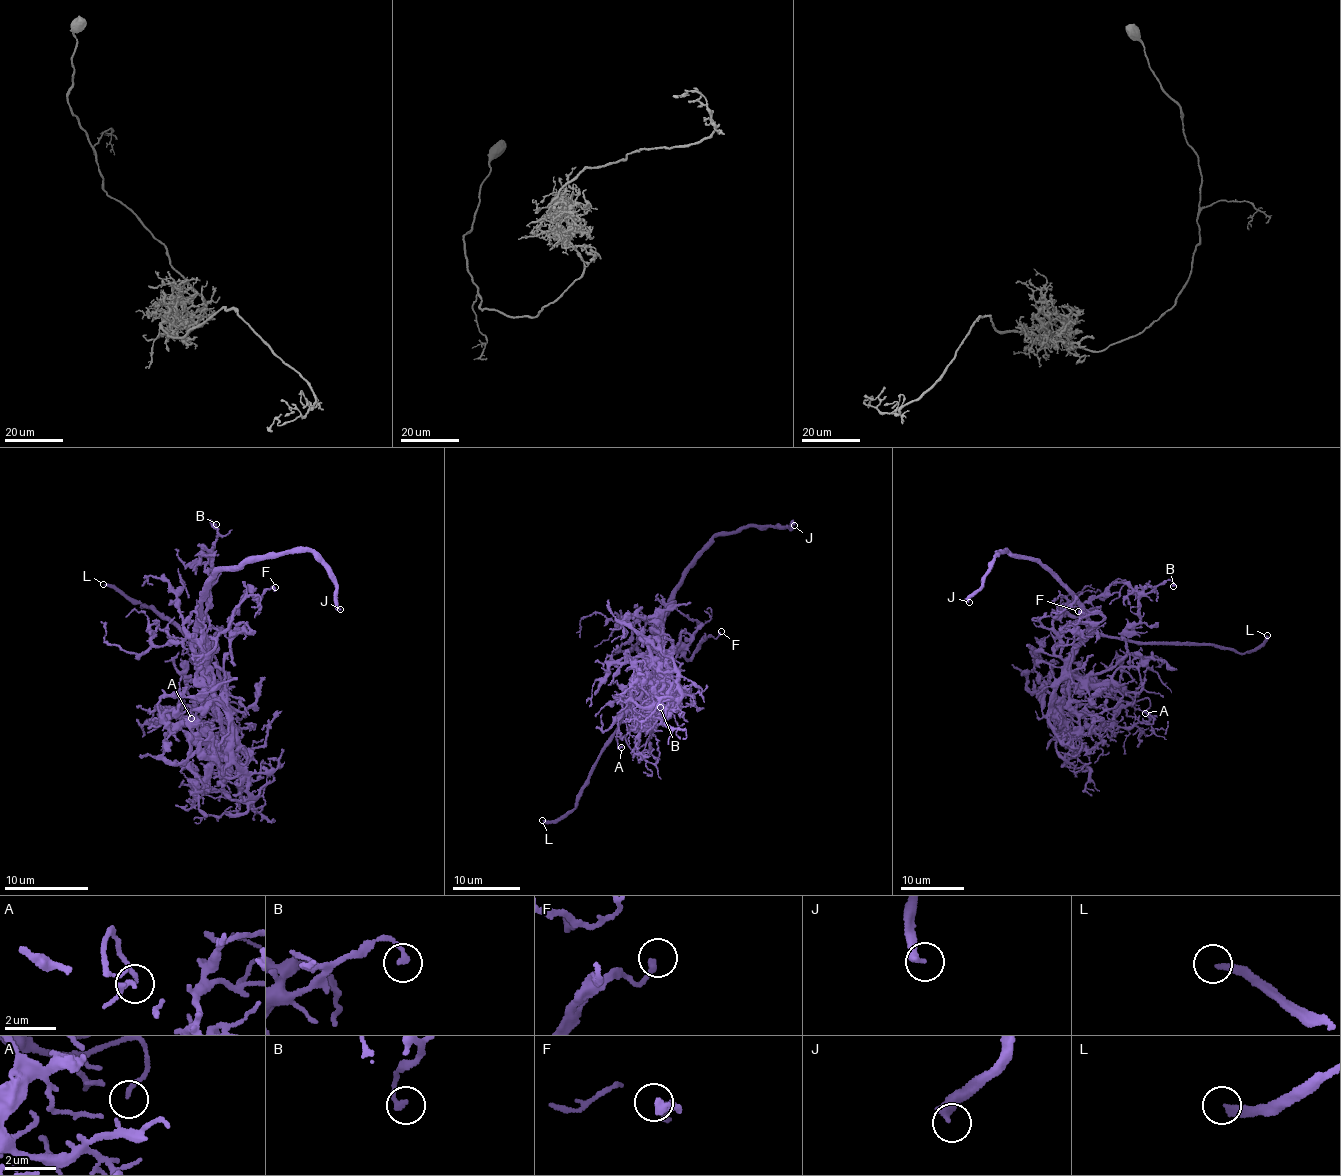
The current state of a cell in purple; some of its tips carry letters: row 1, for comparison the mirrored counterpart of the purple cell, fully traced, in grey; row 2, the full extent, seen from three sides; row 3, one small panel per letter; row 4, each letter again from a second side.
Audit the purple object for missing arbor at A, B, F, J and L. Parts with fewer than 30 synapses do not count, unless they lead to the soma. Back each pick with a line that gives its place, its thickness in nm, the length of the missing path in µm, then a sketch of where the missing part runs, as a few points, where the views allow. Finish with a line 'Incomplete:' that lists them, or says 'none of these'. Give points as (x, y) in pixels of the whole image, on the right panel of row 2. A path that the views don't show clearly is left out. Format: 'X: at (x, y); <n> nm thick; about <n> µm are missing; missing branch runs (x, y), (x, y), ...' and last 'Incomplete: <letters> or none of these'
J: at (969, 602); 340 nm thick; about 140 µm are missing
L: at (1267, 635); 280 nm thick; about 120 µm are missing
Incomplete: J, L

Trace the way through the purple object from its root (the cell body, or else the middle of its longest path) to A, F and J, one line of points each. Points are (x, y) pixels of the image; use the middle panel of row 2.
A: (650, 646), (646, 656), (658, 651), (664, 673), (648, 660), (627, 685), (617, 734), (621, 747)
F: (650, 646), (646, 656), (665, 656), (672, 645), (688, 643), (683, 636), (681, 655), (688, 659), (721, 631)
J: (650, 646), (667, 614), (672, 590), (716, 536), (751, 526), (788, 529), (790, 524), (794, 525)

